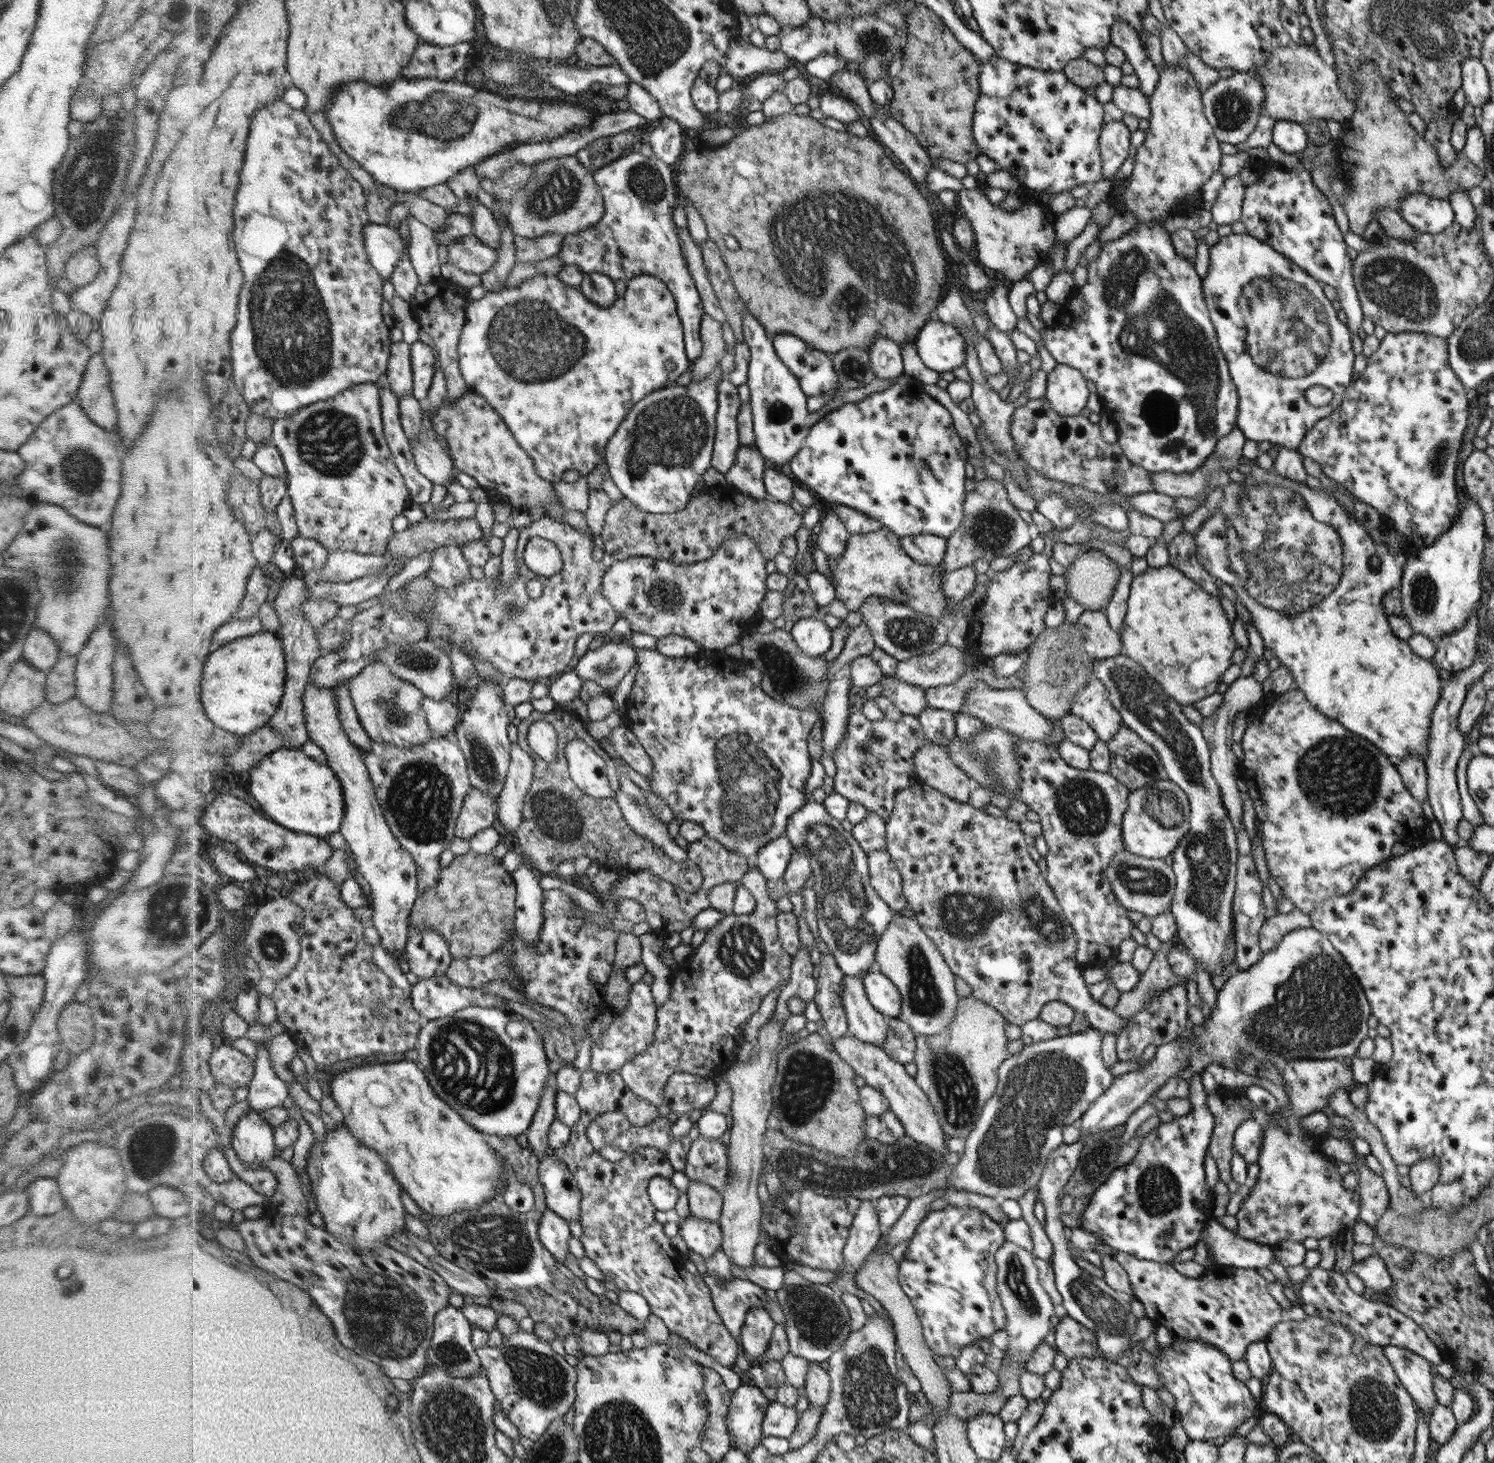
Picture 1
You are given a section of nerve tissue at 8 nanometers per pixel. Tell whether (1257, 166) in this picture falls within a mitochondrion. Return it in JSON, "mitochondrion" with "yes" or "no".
{"mitochondrion":"no"}

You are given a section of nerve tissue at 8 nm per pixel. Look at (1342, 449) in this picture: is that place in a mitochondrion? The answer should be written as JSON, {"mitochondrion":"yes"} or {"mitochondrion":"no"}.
{"mitochondrion":"no"}

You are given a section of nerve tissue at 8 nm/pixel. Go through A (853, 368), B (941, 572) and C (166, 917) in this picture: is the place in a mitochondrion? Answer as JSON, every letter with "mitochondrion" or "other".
{"A":"mitochondrion","B":"other","C":"mitochondrion"}

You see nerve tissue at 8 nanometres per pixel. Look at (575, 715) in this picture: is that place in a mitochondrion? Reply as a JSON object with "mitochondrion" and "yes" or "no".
{"mitochondrion":"no"}

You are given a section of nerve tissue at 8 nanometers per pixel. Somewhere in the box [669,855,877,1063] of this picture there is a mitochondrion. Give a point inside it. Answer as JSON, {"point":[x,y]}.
{"point":[741,950]}

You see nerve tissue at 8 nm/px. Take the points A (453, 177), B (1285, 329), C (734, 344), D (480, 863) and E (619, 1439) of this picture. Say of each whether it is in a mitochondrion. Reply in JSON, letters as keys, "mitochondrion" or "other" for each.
{"A":"other","B":"mitochondrion","C":"other","D":"other","E":"mitochondrion"}

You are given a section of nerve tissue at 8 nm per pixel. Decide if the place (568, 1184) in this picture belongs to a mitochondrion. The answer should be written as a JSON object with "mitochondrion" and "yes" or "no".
{"mitochondrion":"no"}

